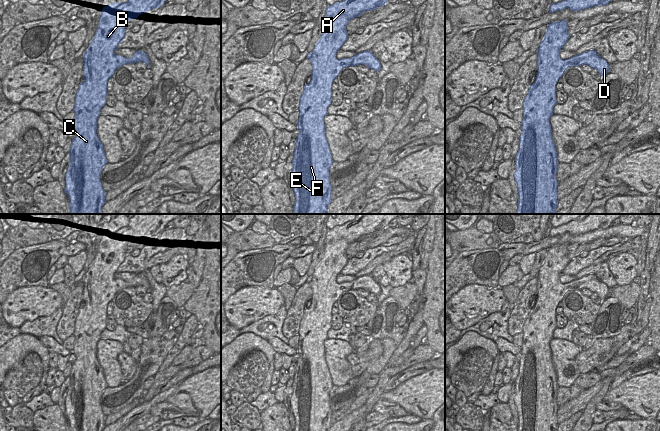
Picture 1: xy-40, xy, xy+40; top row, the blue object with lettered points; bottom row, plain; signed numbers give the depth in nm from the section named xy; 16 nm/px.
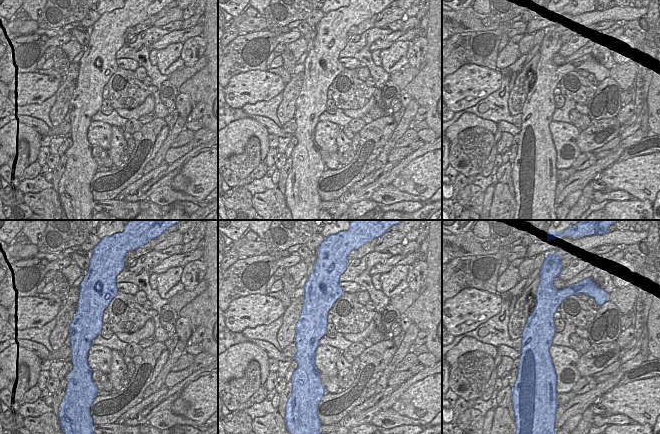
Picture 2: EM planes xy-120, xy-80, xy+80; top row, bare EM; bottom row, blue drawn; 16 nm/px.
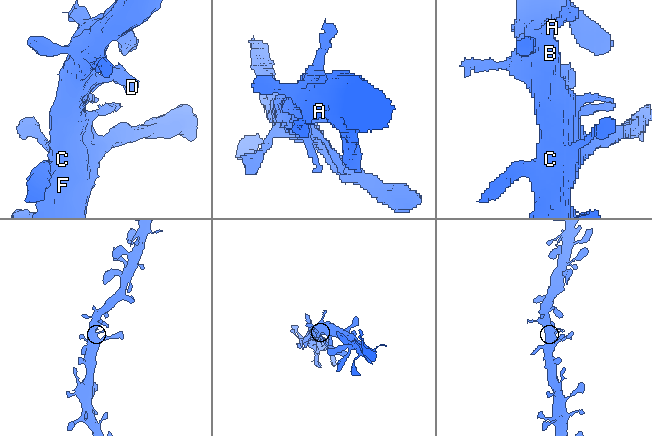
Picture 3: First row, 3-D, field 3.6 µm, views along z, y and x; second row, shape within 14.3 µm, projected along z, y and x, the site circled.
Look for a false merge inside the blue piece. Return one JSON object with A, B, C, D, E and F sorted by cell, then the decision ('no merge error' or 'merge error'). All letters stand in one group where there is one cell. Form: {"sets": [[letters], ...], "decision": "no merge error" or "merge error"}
{"sets": [["A", "B", "C", "D", "E", "F"]], "decision": "no merge error"}

